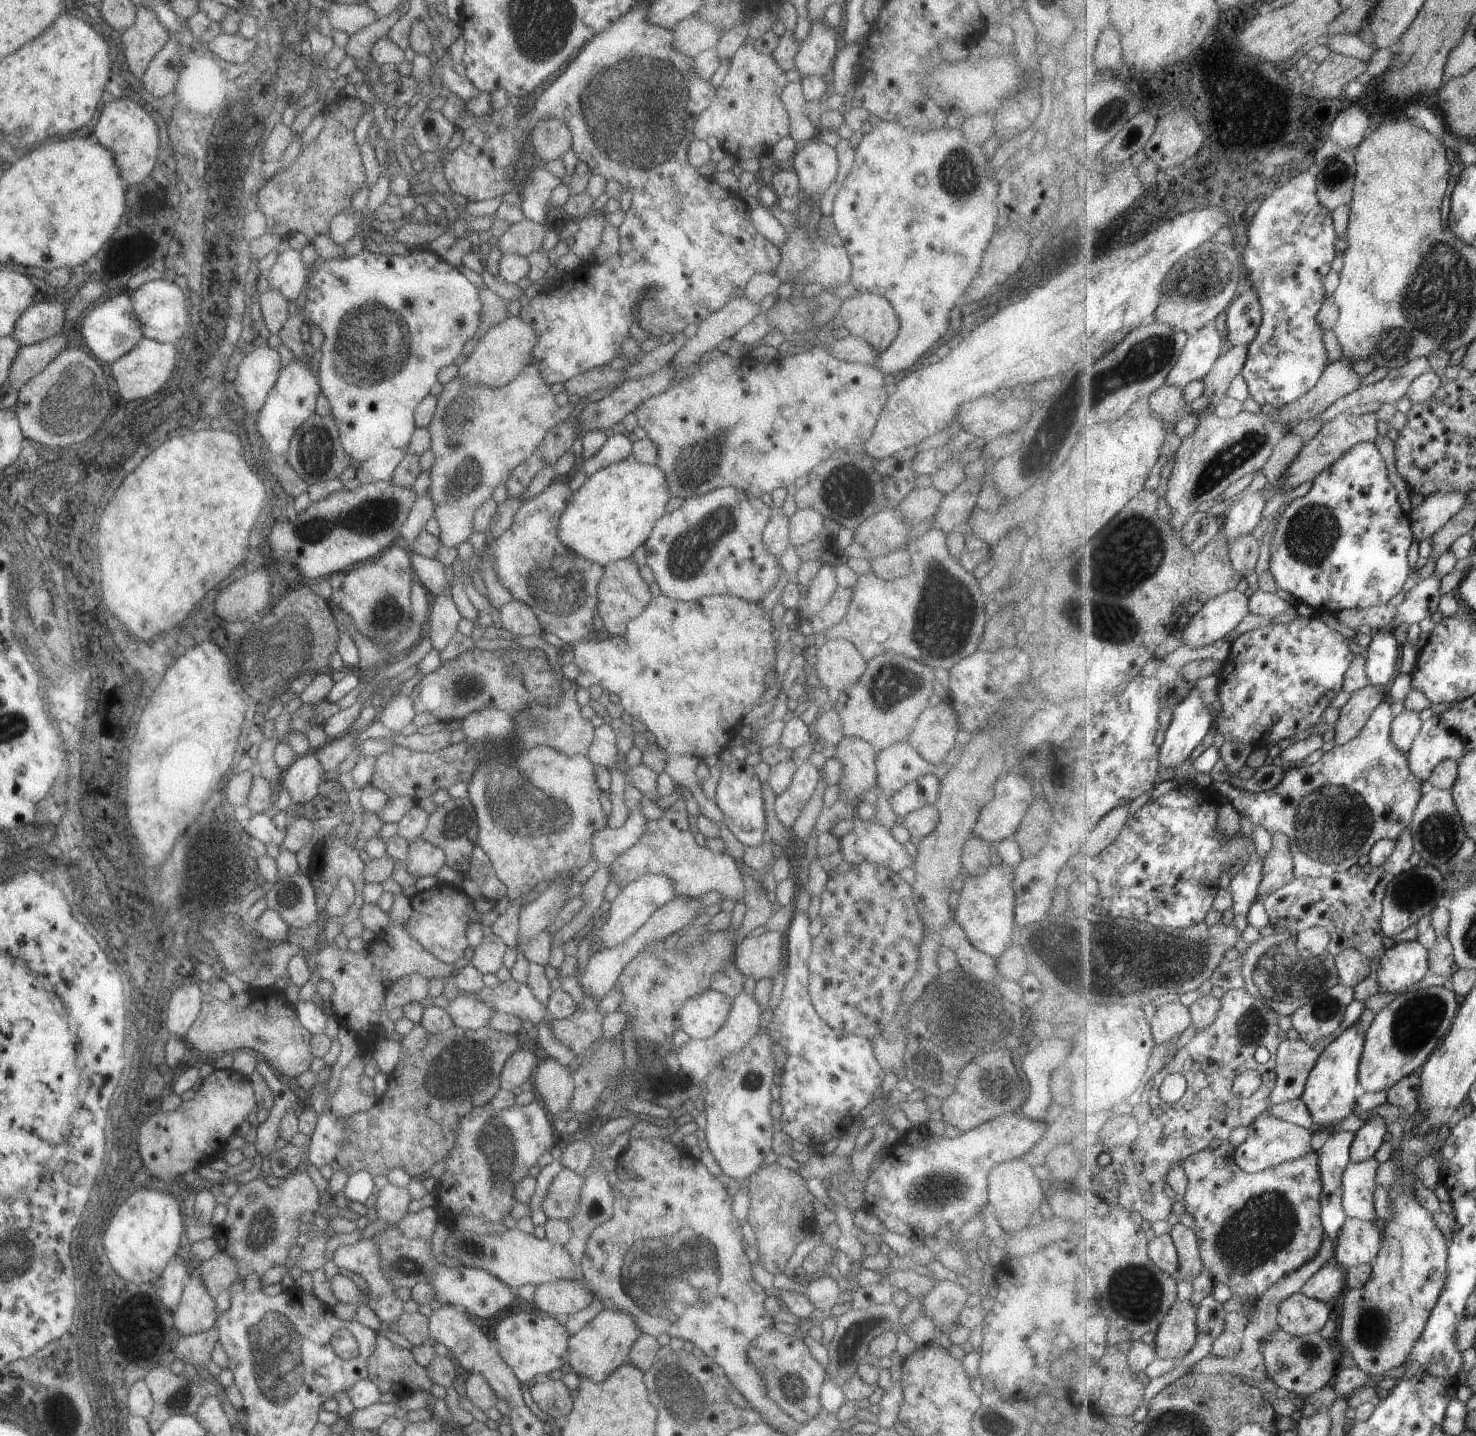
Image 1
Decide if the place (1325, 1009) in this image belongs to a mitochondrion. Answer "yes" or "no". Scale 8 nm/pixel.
yes

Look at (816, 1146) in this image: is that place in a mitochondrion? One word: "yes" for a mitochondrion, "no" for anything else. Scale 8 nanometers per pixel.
no

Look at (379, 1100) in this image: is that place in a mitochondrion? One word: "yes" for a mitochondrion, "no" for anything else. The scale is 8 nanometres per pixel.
no

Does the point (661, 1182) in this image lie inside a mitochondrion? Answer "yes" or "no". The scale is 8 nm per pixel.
no

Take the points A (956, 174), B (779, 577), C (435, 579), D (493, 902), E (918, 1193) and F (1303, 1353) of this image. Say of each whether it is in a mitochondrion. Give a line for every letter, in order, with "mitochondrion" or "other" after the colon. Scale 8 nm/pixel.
A: mitochondrion
B: other
C: other
D: other
E: mitochondrion
F: mitochondrion

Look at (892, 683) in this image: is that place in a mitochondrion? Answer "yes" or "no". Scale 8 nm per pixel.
yes

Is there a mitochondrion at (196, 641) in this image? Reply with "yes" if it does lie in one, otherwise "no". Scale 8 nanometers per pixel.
no

